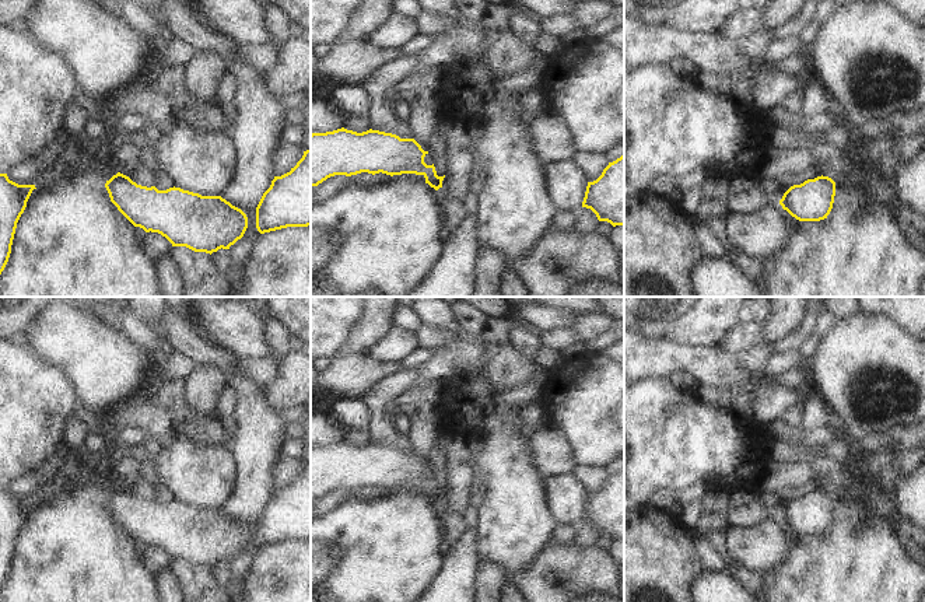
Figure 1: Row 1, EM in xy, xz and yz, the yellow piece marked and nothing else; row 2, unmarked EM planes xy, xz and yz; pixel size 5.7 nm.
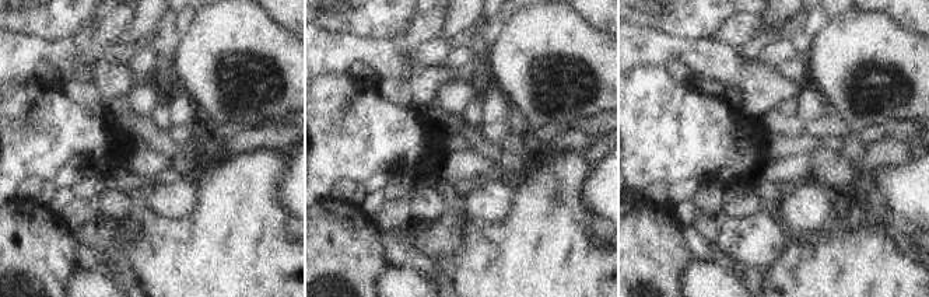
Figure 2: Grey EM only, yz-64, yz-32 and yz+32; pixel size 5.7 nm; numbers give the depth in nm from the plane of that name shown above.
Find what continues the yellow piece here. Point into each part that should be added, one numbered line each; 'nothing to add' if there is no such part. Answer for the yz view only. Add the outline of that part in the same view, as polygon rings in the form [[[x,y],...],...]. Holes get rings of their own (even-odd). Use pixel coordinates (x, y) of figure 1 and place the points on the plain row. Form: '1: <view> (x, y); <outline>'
nothing to add

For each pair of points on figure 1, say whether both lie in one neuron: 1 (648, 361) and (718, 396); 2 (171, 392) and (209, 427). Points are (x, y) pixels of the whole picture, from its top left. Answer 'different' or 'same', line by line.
1: same
2: same

